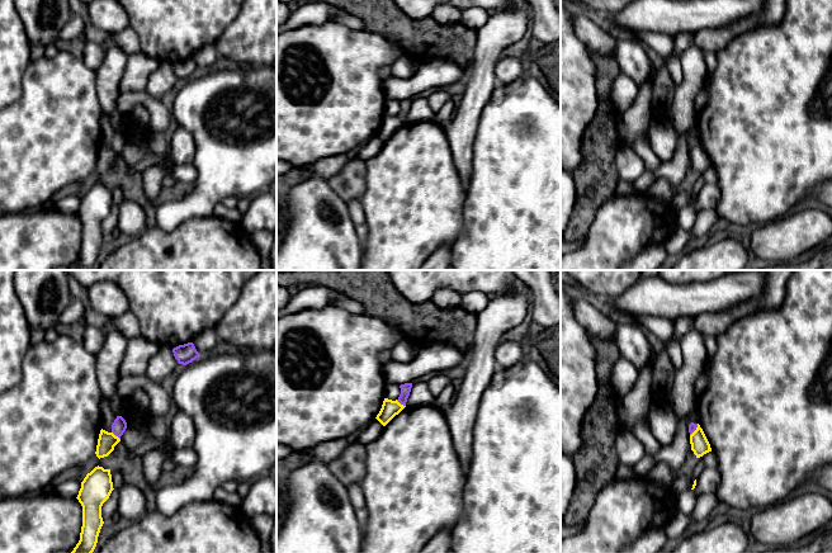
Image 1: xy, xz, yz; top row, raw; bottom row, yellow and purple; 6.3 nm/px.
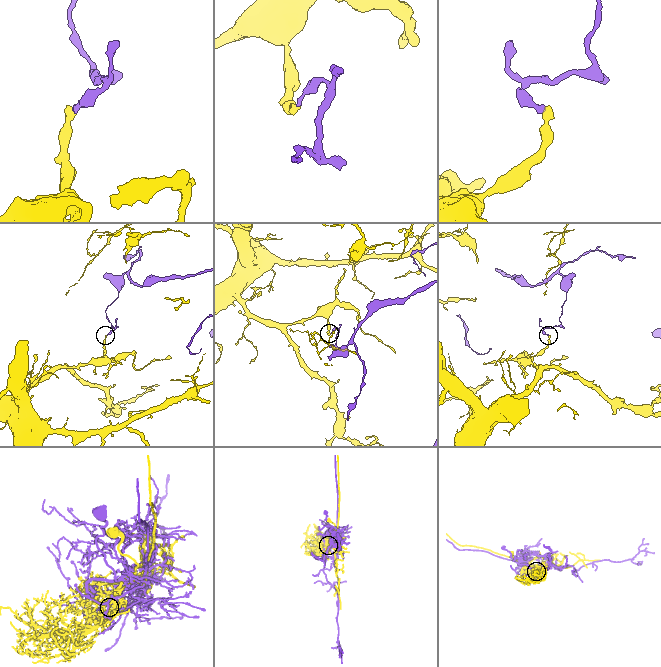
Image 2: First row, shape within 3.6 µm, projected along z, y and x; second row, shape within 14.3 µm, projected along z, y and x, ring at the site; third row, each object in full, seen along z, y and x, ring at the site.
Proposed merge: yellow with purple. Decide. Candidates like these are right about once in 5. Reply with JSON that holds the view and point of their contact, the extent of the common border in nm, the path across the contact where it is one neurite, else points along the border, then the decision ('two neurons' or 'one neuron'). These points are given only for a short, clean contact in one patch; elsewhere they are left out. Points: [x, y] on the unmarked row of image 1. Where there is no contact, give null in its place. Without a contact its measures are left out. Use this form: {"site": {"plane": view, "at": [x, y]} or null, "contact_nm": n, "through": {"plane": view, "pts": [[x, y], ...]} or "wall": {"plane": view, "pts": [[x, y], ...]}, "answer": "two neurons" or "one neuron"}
{"site": {"plane": "xz", "at": [400, 119]}, "contact_nm": 80, "wall": {"plane": "xz", "pts": [[396, 116], [405, 122]]}, "answer": "two neurons"}

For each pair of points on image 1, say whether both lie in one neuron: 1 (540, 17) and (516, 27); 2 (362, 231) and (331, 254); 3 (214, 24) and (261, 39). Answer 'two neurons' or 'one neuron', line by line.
1: two neurons
2: two neurons
3: two neurons

